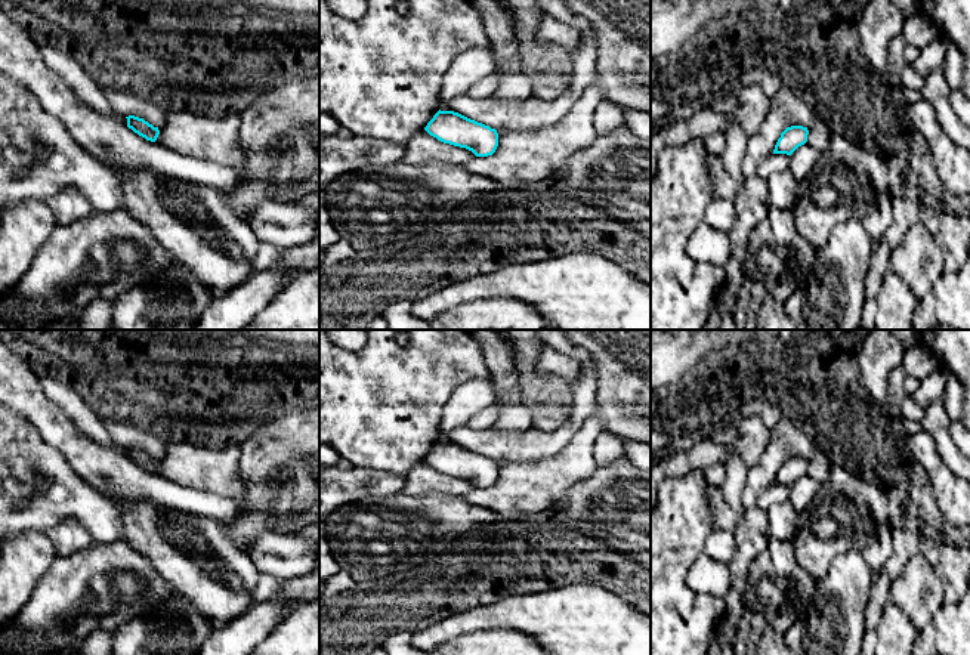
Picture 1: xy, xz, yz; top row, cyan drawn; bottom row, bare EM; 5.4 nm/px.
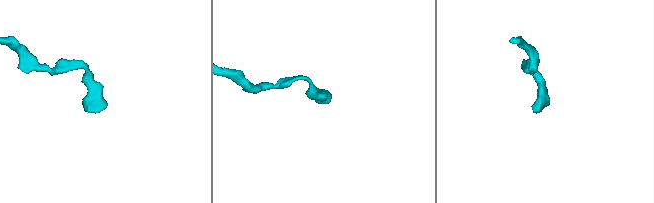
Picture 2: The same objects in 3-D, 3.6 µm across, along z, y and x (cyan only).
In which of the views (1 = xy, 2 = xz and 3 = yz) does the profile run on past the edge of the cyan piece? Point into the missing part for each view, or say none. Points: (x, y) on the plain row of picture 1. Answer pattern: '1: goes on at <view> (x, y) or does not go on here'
1: does not go on here
2: does not go on here
3: does not go on here

